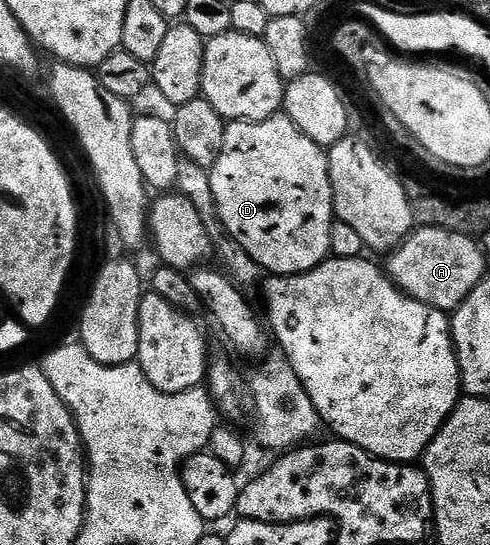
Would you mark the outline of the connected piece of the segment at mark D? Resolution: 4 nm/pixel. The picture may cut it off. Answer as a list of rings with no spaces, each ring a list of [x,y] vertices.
[[[278,112],[261,122],[230,121],[223,136],[223,152],[219,152],[219,160],[215,160],[209,170],[209,179],[225,230],[249,253],[251,260],[255,260],[262,271],[273,276],[305,274],[330,257],[331,228],[335,215],[329,155],[284,113]]]

